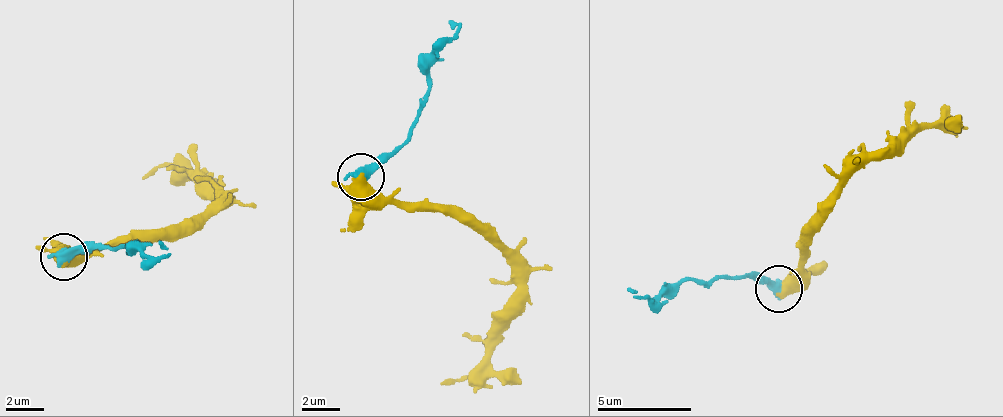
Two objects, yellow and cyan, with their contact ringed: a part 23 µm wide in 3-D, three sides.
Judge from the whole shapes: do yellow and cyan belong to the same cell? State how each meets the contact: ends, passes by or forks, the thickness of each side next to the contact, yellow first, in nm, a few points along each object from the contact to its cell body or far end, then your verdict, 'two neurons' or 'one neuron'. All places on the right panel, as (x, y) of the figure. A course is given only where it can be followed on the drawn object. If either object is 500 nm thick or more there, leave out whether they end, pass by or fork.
440 nm thick on the yellow side, 600 nm on the other; yellow runs (779, 287), (805, 257), (813, 228), (848, 182), (895, 148), (949, 117), (957, 139); cyan runs (779, 287), (739, 277), (679, 280), (656, 300), (629, 287); two neurons

